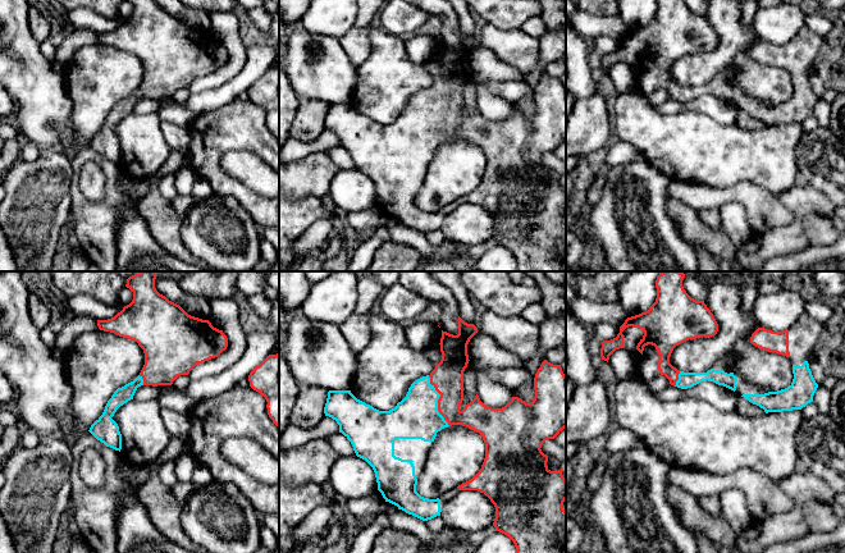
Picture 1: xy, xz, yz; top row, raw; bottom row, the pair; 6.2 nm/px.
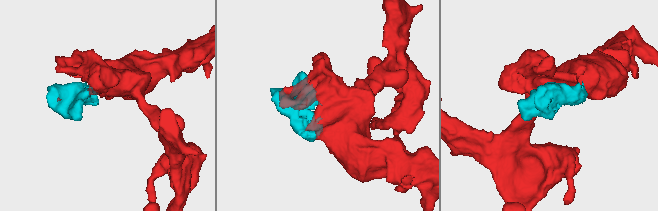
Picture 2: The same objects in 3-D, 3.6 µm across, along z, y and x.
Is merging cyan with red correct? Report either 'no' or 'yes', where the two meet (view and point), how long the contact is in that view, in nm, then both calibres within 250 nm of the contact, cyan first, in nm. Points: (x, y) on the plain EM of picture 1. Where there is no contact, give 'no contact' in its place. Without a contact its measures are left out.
yes; meets cyan in xz at (437, 114); contact 340 nm long; 280 nm thick on the cyan side, 200 nm on the other

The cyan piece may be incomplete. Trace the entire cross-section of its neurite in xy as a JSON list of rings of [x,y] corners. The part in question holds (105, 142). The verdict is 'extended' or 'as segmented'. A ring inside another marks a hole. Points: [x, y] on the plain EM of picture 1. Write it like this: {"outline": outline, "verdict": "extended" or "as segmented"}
{"outline": [[[127,0],[133,5],[133,13],[120,26],[108,33],[97,33],[100,44],[114,46],[119,50],[138,56],[145,67],[145,78],[140,88],[131,96],[118,101],[108,114],[102,128],[91,138],[90,146],[106,160],[122,163],[122,147],[118,137],[111,132],[117,123],[133,113],[141,99],[172,99],[181,88],[188,88],[198,77],[218,70],[228,60],[228,51],[211,38],[188,28],[179,18],[160,8],[155,0]]], "verdict": "extended"}

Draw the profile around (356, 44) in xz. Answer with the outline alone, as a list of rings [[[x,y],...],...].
[[[353,26],[343,37],[339,38],[339,44],[351,59],[351,61],[360,67],[370,55],[371,45],[369,33],[371,28],[357,28]]]

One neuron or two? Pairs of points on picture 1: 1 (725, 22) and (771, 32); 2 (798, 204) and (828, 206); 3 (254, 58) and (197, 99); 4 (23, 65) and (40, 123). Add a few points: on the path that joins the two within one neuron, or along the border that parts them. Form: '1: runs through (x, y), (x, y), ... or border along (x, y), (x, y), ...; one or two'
1: border along (750, 26), (759, 40); two
2: runs through (805, 204), (821, 204); one
3: runs through (246, 74), (228, 92), (214, 99); one
4: runs through (31, 80), (40, 95), (40, 109); one

